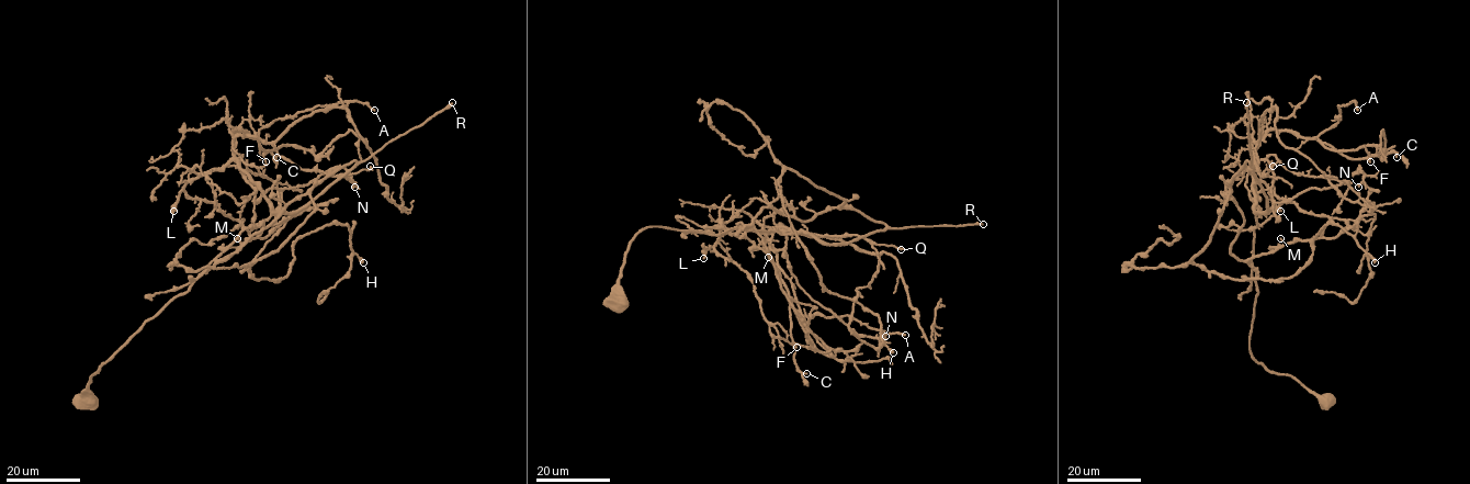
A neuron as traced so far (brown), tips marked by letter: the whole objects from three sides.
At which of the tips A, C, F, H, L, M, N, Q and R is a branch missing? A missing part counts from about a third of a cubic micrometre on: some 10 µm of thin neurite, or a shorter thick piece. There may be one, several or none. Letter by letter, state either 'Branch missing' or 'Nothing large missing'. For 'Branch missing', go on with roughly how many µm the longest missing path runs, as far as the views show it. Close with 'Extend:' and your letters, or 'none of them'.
A: Nothing large missing
C: Nothing large missing
F: Nothing large missing
H: Nothing large missing
L: Nothing large missing
M: Branch missing. Missing length about 15 µm
N: Nothing large missing
Q: Nothing large missing
R: Branch missing. Missing length about 170 µm
Extend: M, R

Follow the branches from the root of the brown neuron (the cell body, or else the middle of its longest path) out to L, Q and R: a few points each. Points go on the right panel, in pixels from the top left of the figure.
L: (1326, 401), (1292, 376), (1268, 371), (1250, 350), (1257, 294), (1252, 276), (1254, 160), (1250, 171), (1280, 211)
Q: (1326, 401), (1268, 371), (1250, 350), (1257, 294), (1250, 135), (1257, 172), (1273, 166)
R: (1326, 401), (1268, 371), (1250, 350), (1255, 215), (1266, 210), (1266, 197), (1252, 166), (1246, 102)

